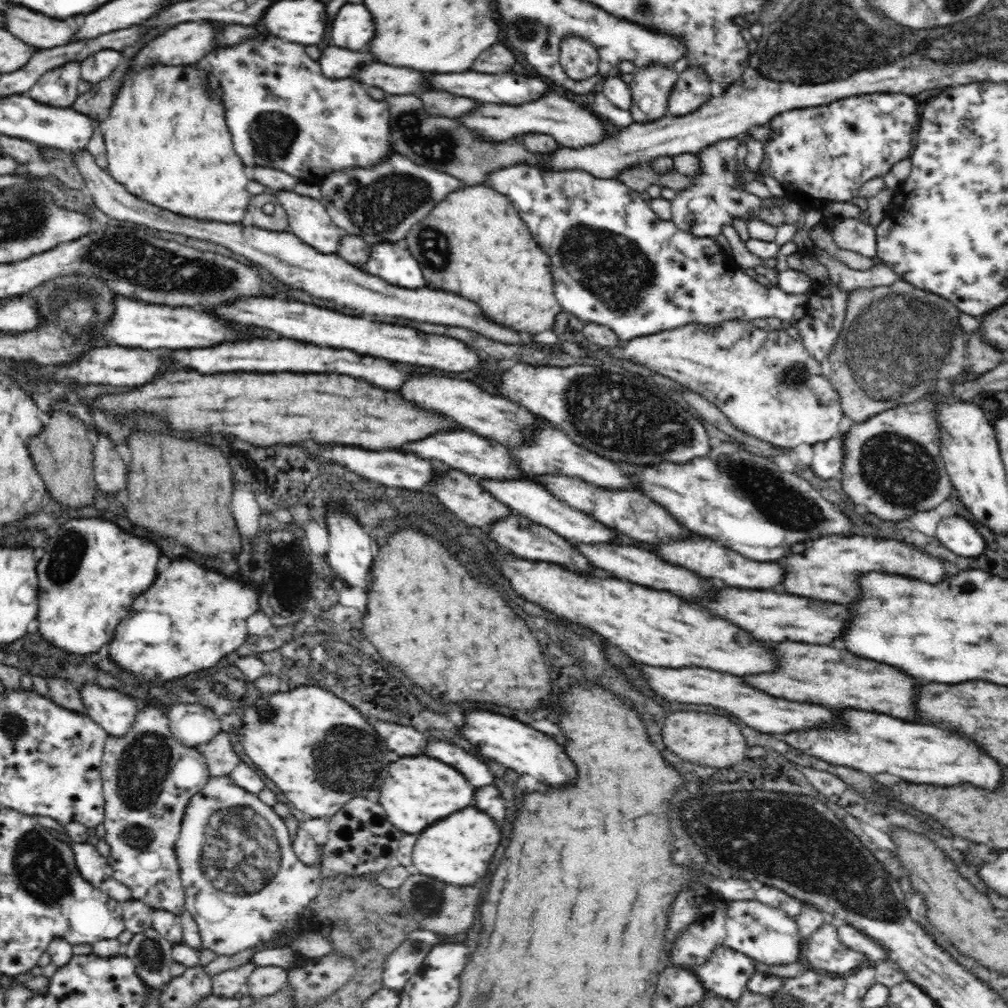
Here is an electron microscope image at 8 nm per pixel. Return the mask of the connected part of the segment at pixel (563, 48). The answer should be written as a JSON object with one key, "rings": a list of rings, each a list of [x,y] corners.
{"rings":[[[566,36],[560,42],[560,64],[572,80],[584,80],[598,72],[599,54],[594,45],[577,36]]]}

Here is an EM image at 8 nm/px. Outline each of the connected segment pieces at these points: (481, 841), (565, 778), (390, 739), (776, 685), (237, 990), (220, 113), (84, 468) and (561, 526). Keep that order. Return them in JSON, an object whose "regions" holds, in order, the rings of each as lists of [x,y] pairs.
{"regions":[[[[472,806],[454,812],[452,816],[428,826],[415,842],[412,851],[413,871],[426,876],[434,876],[448,884],[458,886],[472,886],[480,878],[488,874],[488,866],[492,856],[496,854],[502,842],[502,832],[496,822],[486,814]]],[[[472,712],[466,716],[464,736],[478,750],[484,750],[484,756],[488,756],[490,760],[496,760],[496,762],[516,770],[518,774],[530,774],[532,778],[536,778],[542,784],[568,786],[568,784],[572,784],[572,780],[576,780],[576,766],[566,756],[564,748],[558,742],[544,736],[542,732],[538,732],[518,720],[512,720],[512,718],[506,718],[500,714],[492,714],[492,712]]],[[[368,718],[368,722],[380,732],[380,736],[386,740],[388,748],[398,752],[400,756],[412,756],[412,754],[424,754],[428,746],[428,738],[410,728],[410,726],[400,726],[400,724],[388,724],[380,722],[374,718]]],[[[782,642],[772,646],[778,662],[778,670],[770,674],[752,674],[744,676],[744,682],[756,690],[762,690],[770,696],[782,696],[796,702],[828,704],[832,708],[862,708],[878,714],[890,714],[916,722],[916,686],[910,676],[898,672],[888,664],[878,664],[852,656],[846,650],[836,650],[832,646],[816,644],[796,644]]],[[[250,962],[215,974],[211,977],[212,992],[218,997],[239,997],[244,991],[247,978],[256,967],[256,964]]],[[[152,64],[146,68],[140,68],[136,72],[126,73],[122,84],[117,89],[114,102],[110,108],[109,115],[99,123],[100,133],[105,141],[105,149],[107,154],[107,171],[116,179],[116,182],[123,184],[128,192],[132,192],[134,196],[162,208],[162,210],[170,210],[174,214],[182,214],[188,218],[196,218],[196,220],[214,220],[214,222],[226,222],[226,224],[234,224],[234,222],[242,222],[244,212],[248,208],[248,202],[252,196],[248,194],[247,184],[249,183],[246,176],[246,165],[242,163],[240,156],[234,152],[232,148],[232,138],[230,138],[229,128],[225,119],[225,108],[220,99],[220,94],[210,98],[206,96],[204,86],[210,82],[212,76],[207,72],[196,68],[194,65],[166,66],[165,64]]],[[[66,412],[50,414],[50,422],[42,430],[40,436],[28,442],[30,456],[40,472],[50,496],[58,500],[64,508],[84,508],[94,504],[96,498],[96,482],[94,482],[94,445],[88,440],[88,428],[72,418]]],[[[480,479],[479,485],[489,492],[496,500],[508,506],[513,512],[529,518],[536,524],[546,526],[572,543],[604,544],[616,542],[618,538],[614,529],[598,522],[590,515],[569,507],[565,502],[558,500],[546,487],[532,481],[532,479]]]]}

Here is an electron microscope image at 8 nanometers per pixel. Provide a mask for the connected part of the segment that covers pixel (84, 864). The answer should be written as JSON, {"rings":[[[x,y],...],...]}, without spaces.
{"rings":[[[72,842],[71,846],[80,875],[88,882],[98,886],[112,876],[112,866],[108,863],[108,859],[96,849],[96,845]]]}

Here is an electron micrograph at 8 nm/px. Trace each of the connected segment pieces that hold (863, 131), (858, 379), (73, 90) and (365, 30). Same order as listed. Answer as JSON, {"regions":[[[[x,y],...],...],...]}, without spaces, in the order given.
{"regions":[[[[864,93],[860,96],[851,96],[845,99],[834,101],[827,105],[820,105],[810,108],[796,108],[787,110],[786,112],[780,112],[778,116],[774,116],[768,127],[772,130],[772,138],[764,143],[764,158],[760,164],[760,175],[770,175],[780,182],[782,188],[784,188],[785,196],[788,201],[795,203],[798,206],[811,207],[815,205],[821,205],[826,202],[843,202],[850,201],[853,197],[858,196],[862,185],[871,178],[878,175],[886,175],[896,163],[908,158],[910,150],[912,150],[912,135],[914,134],[914,128],[917,126],[917,120],[920,115],[916,112],[916,98],[900,93]]],[[[900,278],[888,286],[850,291],[843,327],[826,358],[826,373],[838,393],[846,420],[862,422],[889,408],[918,401],[932,392],[939,380],[960,374],[967,363],[969,335],[960,325],[960,312],[948,299]]],[[[72,60],[45,72],[24,94],[36,102],[55,107],[72,107],[79,95],[77,84],[81,79],[80,60]]],[[[344,4],[333,20],[330,42],[336,47],[362,50],[374,36],[372,16],[364,4]]]]}

